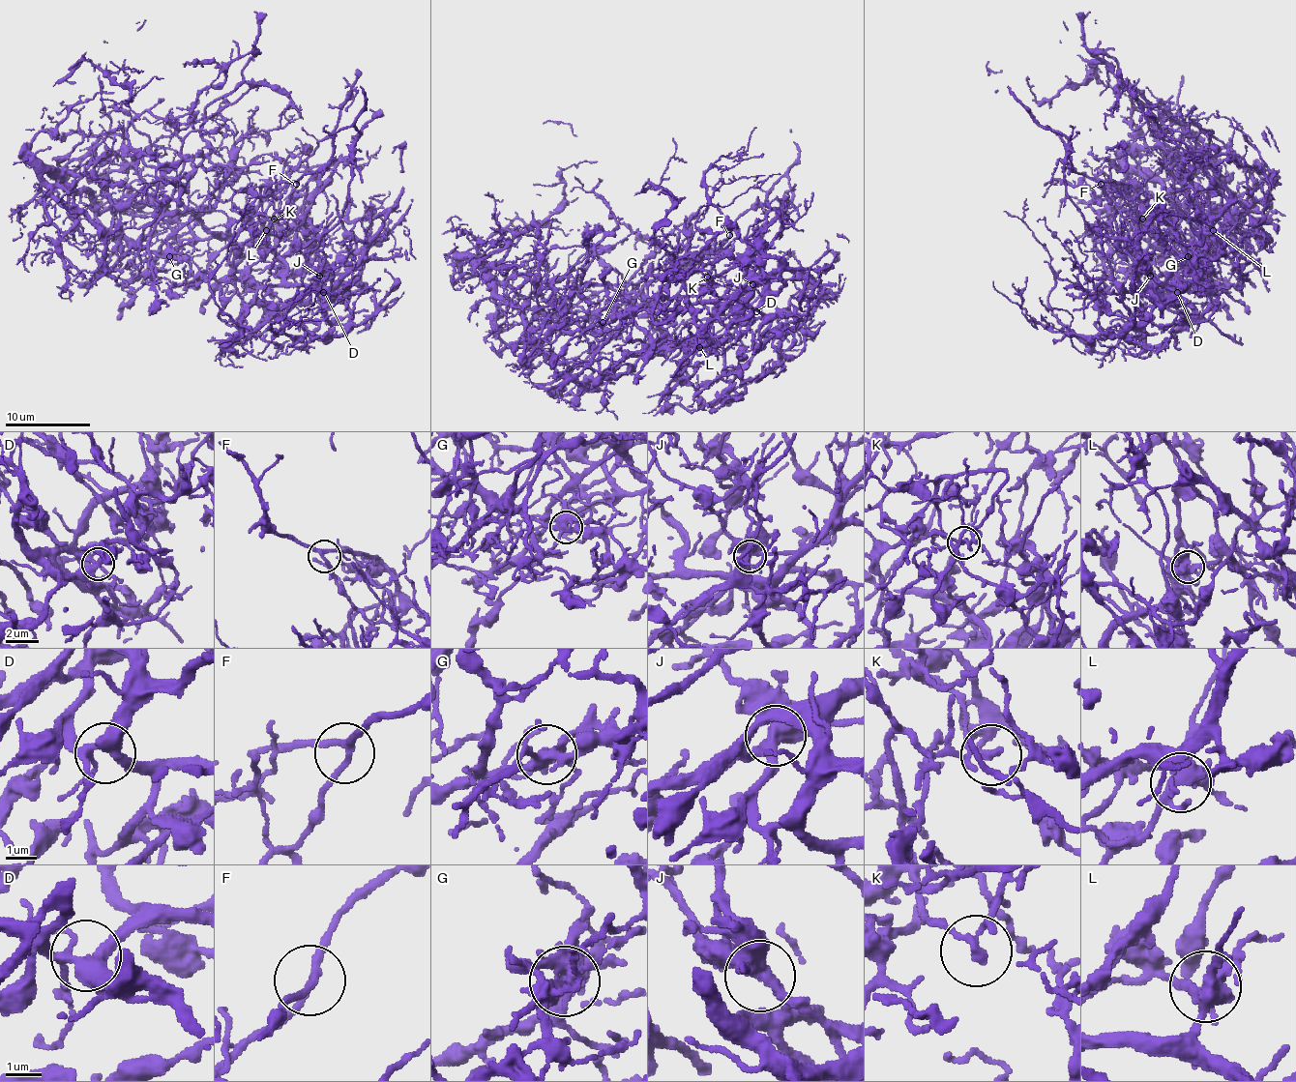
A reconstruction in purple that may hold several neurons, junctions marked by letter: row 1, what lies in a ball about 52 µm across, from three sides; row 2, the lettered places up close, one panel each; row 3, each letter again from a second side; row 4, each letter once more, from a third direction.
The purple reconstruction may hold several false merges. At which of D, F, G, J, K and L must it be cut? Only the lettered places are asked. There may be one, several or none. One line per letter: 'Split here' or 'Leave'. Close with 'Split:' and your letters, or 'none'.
D: Leave
F: Leave
G: Split here
J: Split here
K: Split here
L: Leave
Split: G, J, K

